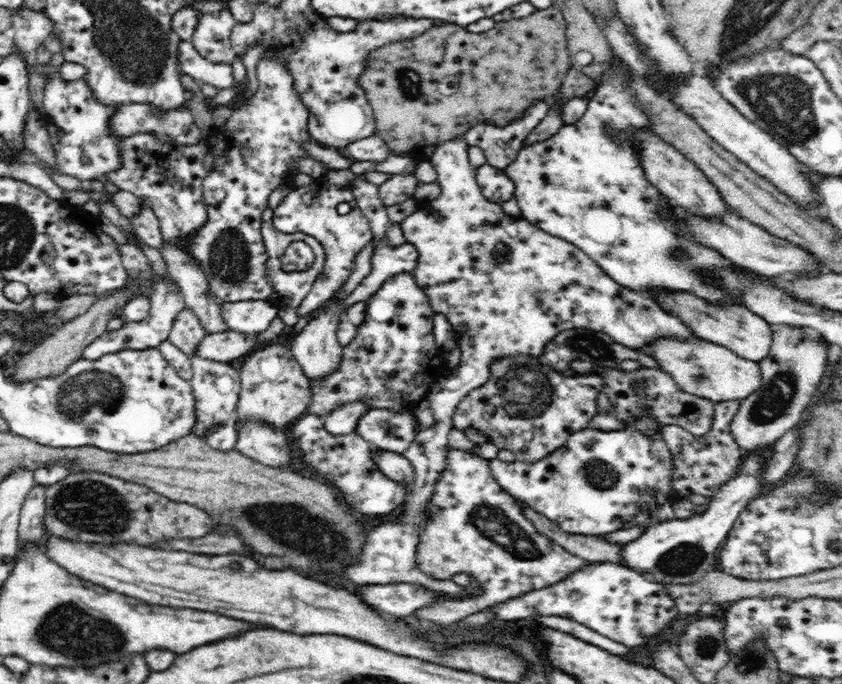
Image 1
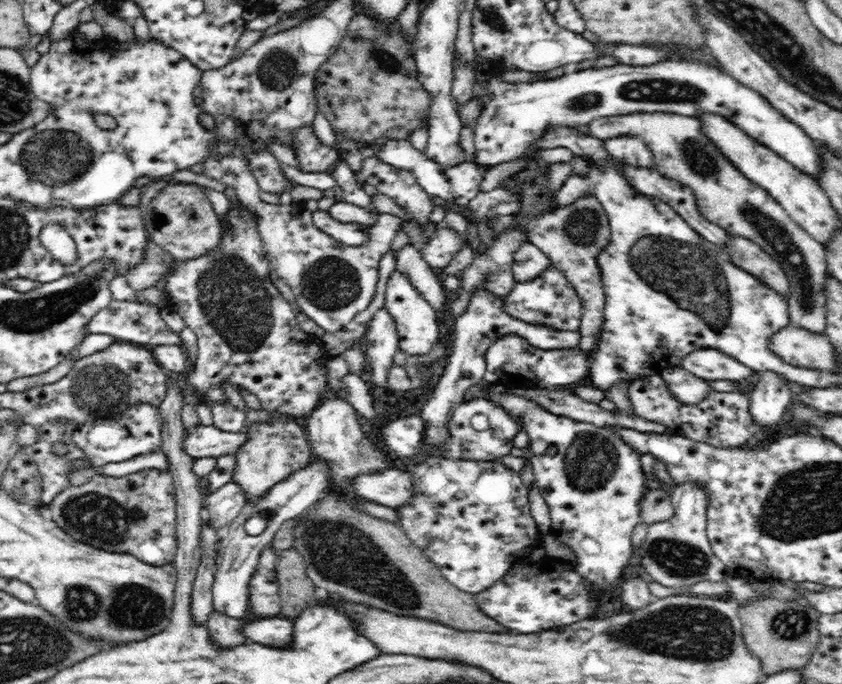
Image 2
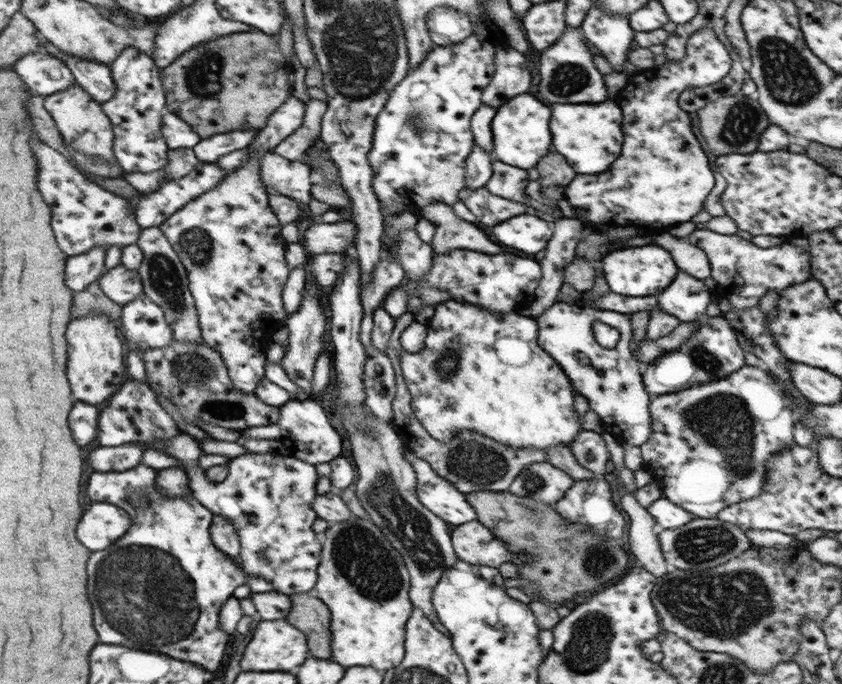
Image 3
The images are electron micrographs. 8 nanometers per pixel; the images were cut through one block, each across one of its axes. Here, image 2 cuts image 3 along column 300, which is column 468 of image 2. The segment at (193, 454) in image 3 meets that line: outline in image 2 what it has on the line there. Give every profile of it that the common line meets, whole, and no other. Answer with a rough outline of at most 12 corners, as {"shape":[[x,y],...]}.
{"shape":[[427,457],[397,525],[454,586],[544,535],[519,473]]}

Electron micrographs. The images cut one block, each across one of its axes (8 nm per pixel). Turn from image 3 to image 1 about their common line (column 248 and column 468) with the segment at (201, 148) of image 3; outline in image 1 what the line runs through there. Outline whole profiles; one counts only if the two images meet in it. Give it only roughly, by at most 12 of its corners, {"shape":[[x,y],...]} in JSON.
{"shape":[[540,98],[500,128],[482,122],[462,137],[504,170],[540,124],[549,100]]}

